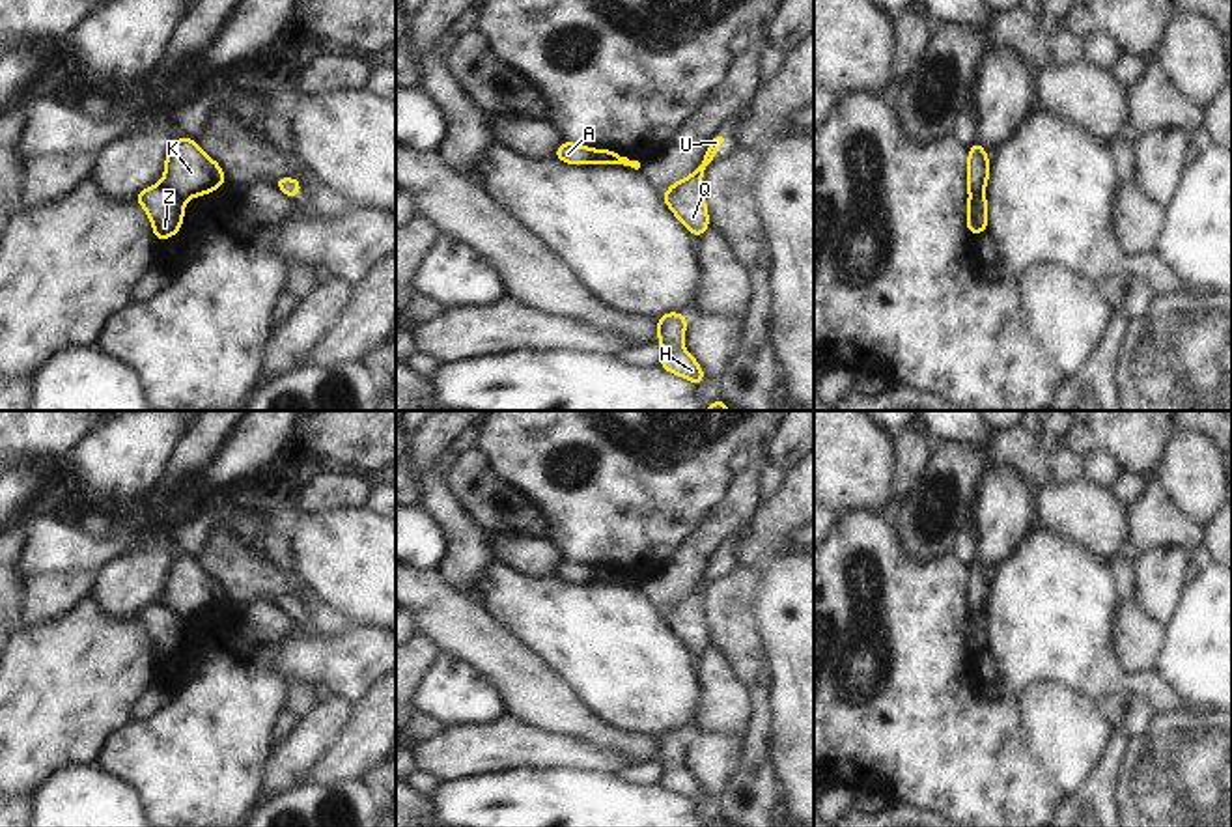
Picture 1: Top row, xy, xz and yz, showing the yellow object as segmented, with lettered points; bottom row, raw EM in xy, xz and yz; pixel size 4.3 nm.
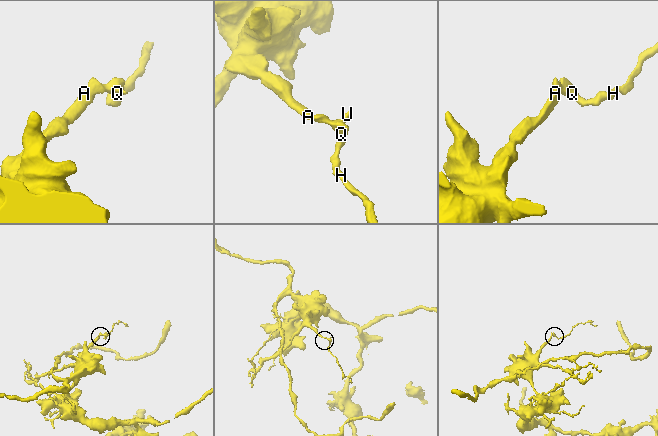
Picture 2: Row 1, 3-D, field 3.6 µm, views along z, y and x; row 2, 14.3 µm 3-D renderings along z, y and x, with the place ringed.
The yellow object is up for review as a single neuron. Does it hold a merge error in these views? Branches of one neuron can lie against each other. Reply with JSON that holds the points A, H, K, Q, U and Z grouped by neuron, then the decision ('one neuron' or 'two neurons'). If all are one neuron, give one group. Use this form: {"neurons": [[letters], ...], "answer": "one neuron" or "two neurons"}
{"neurons": [["A", "Z"], ["H", "K", "Q", "U"]], "answer": "two neurons"}

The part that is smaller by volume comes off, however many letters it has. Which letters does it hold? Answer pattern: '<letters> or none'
H, K, Q, U

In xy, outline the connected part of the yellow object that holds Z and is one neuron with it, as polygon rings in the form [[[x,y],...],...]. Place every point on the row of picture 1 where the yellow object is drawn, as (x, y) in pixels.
[[[155,183],[136,196],[136,203],[142,205],[151,220],[153,235],[162,243],[168,237],[179,233],[183,226],[183,215],[187,202],[172,194],[161,183]]]

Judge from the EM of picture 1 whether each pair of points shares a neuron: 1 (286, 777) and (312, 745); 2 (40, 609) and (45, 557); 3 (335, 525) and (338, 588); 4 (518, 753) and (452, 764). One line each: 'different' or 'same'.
1: same
2: different
3: same
4: same

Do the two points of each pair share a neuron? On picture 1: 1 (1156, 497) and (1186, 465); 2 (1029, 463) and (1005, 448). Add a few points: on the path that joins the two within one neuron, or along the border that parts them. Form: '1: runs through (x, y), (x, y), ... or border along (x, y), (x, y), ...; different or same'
1: border along (1158, 480), (1173, 503), (1193, 521); different
2: runs through (1023, 458), (1010, 448); same

